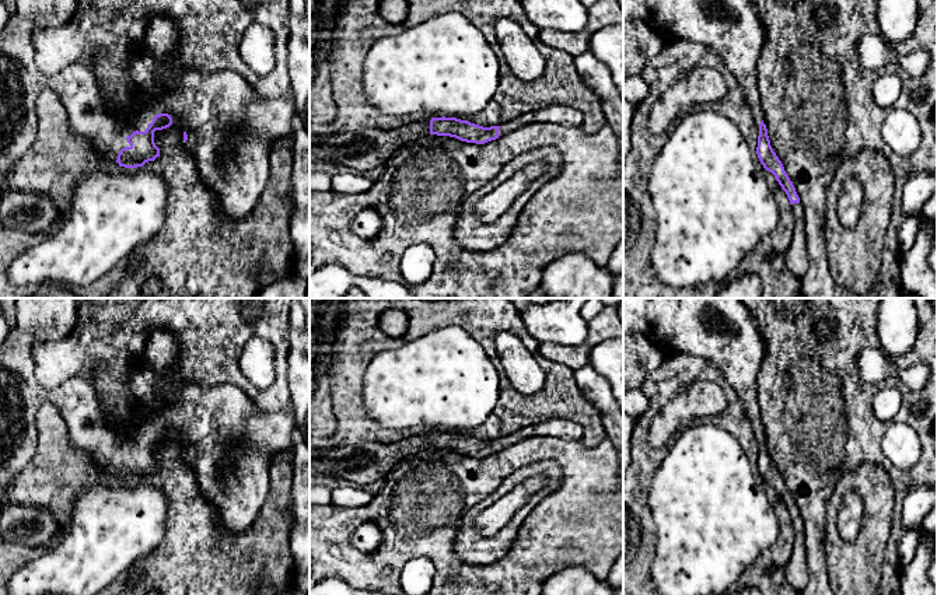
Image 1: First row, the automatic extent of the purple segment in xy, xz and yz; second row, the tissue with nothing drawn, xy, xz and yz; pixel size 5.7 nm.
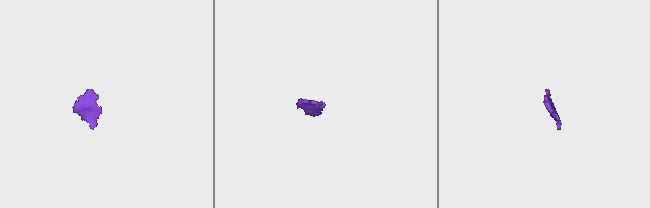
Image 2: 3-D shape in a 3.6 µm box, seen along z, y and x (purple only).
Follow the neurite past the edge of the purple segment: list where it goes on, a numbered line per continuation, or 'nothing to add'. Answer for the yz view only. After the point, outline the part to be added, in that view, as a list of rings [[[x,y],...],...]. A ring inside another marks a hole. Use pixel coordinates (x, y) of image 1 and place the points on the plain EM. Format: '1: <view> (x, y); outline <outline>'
1: yz (796, 571); outline [[[801,517],[791,518],[793,522],[793,553],[784,568],[786,580],[797,589],[803,591],[808,582],[807,550],[804,545],[804,522]]]

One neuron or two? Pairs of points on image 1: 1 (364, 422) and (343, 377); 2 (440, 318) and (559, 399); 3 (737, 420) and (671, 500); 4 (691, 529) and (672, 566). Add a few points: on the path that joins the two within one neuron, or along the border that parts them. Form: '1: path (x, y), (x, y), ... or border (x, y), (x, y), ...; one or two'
1: path (353, 410), (346, 401), (346, 388); one
2: path (476, 329), (492, 349), (506, 388), (523, 402); one
3: border (710, 420), (722, 426), (748, 457); two
4: path (691, 538), (691, 548), (681, 557); one

